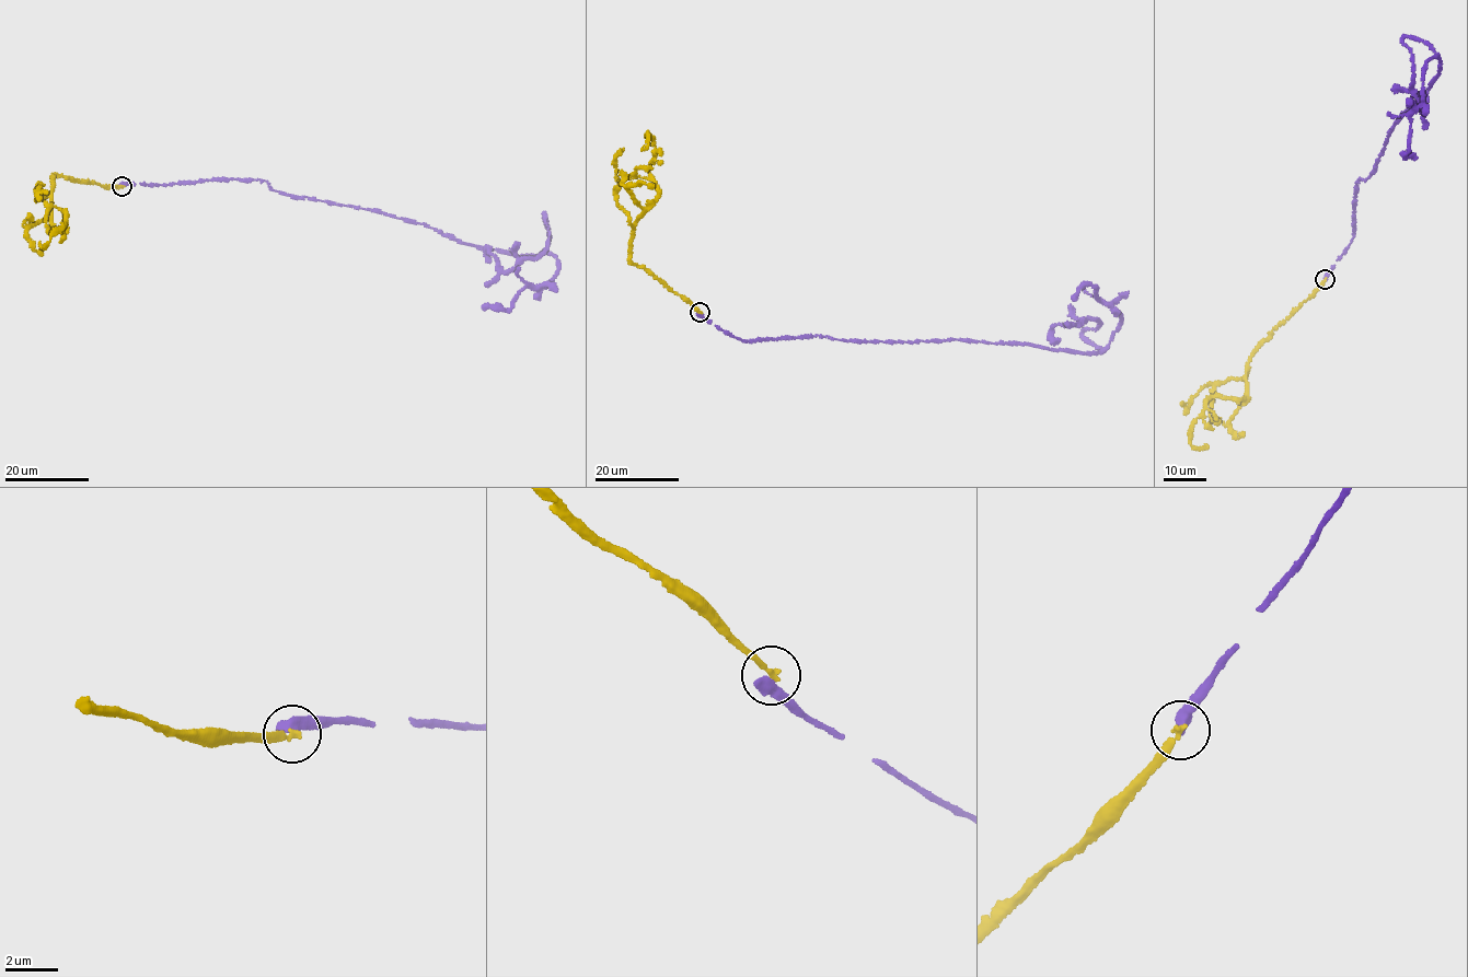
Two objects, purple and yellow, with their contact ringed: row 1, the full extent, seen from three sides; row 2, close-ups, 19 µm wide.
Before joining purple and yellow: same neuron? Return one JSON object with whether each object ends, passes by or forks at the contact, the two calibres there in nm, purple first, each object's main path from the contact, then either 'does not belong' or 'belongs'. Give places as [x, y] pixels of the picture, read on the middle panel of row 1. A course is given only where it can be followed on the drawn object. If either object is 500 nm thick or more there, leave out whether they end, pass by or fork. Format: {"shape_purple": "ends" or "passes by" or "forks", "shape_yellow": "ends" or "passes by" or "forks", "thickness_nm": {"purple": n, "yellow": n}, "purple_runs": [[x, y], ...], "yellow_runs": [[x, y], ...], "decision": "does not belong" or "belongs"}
{"shape_purple": "ends", "shape_yellow": "ends", "thickness_nm": {"purple": 480, "yellow": 240}, "purple_runs": [[698, 313], [746, 340], [962, 339], [1102, 350], [1083, 334], [1100, 324], [1095, 320], [1052, 328], [1061, 339]], "yellow_runs": [[700, 313], [631, 260], [635, 222], [658, 193], [649, 172], [656, 152], [647, 132], [647, 144], [642, 149]], "decision": "does not belong"}

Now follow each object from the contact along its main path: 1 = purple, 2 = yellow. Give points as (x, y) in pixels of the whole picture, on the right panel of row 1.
1: (1325, 279), (1354, 235), (1357, 179), (1441, 70), (1428, 43), (1405, 36), (1421, 106), (1413, 103), (1428, 102)
2: (1325, 279), (1253, 352), (1246, 372), (1247, 398), (1205, 400), (1189, 438), (1192, 445), (1205, 444)

